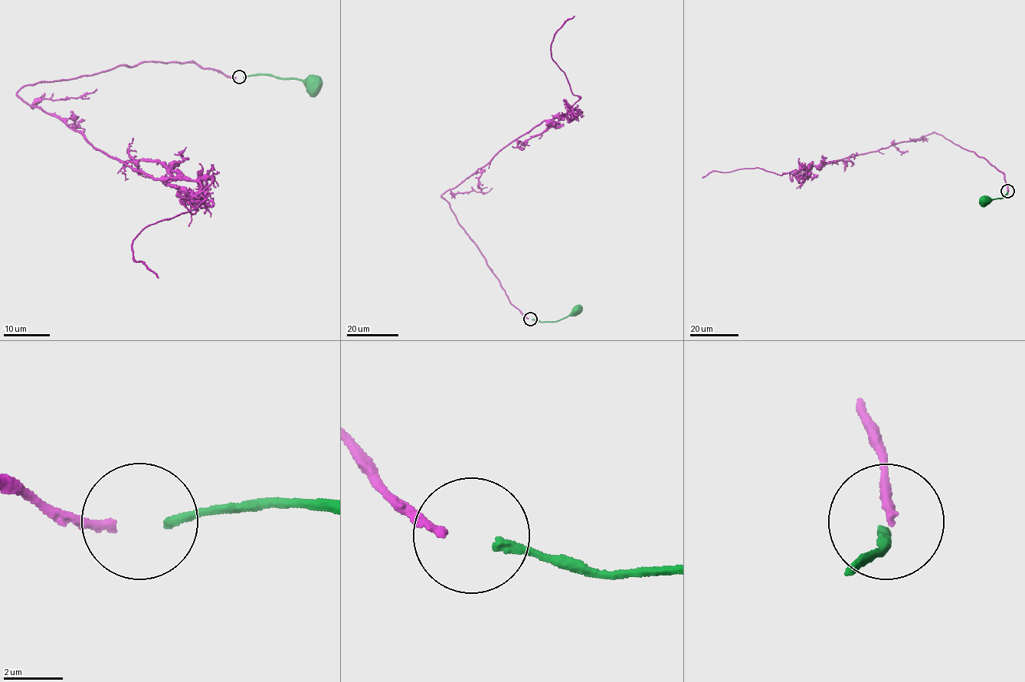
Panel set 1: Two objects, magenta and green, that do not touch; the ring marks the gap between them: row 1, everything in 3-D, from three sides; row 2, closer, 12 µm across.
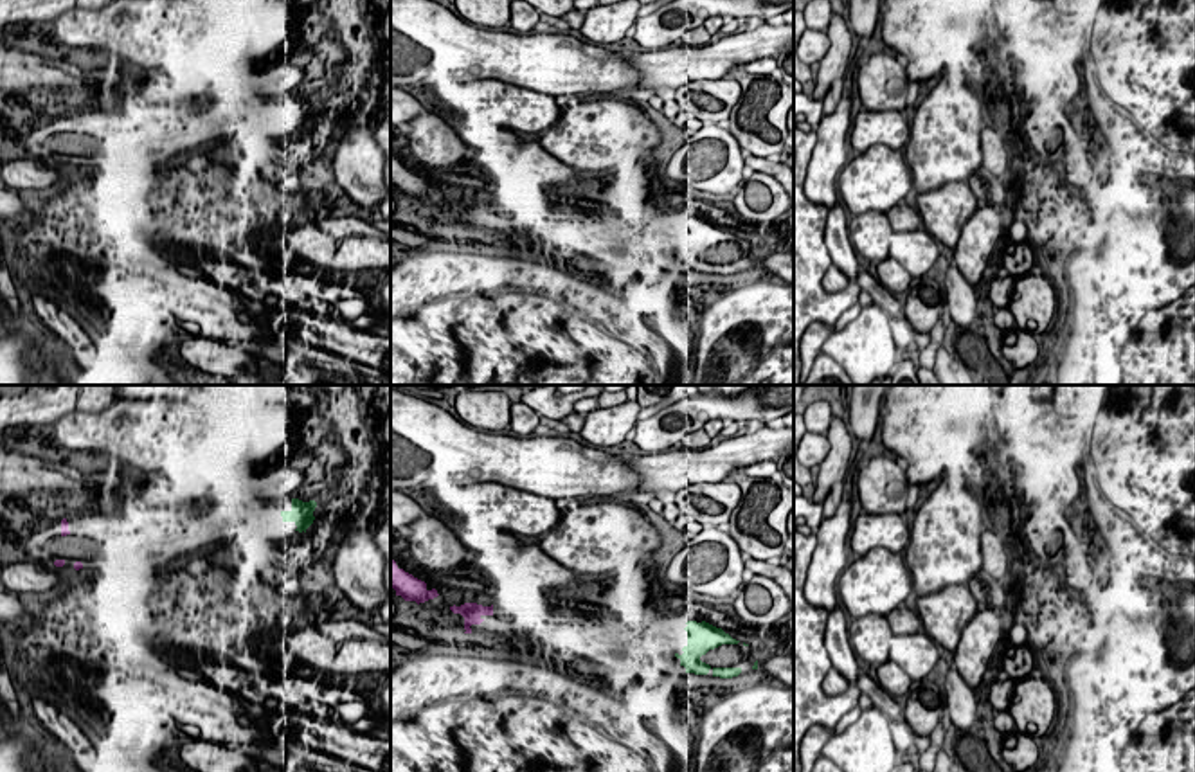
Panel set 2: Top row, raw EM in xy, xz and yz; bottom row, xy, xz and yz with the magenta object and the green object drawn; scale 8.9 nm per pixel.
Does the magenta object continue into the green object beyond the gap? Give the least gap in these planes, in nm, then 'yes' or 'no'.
1650 nm | yes

